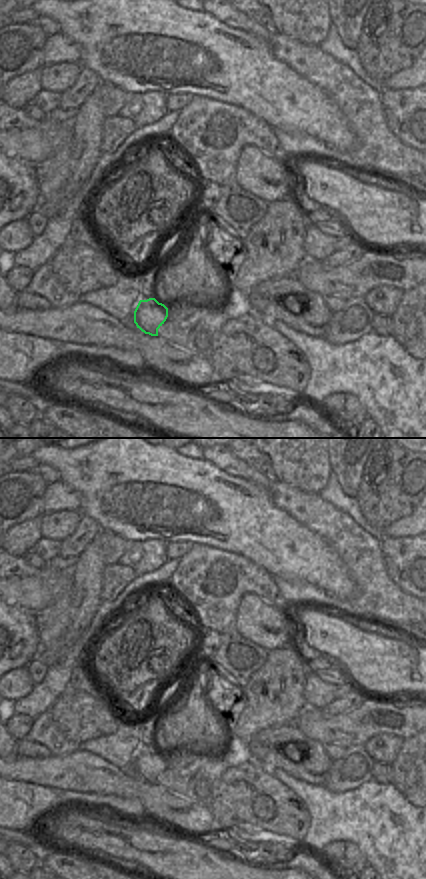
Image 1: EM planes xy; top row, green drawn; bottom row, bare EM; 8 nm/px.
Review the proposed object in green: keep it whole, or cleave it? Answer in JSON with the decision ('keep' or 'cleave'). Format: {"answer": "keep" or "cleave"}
{"answer": "keep"}

